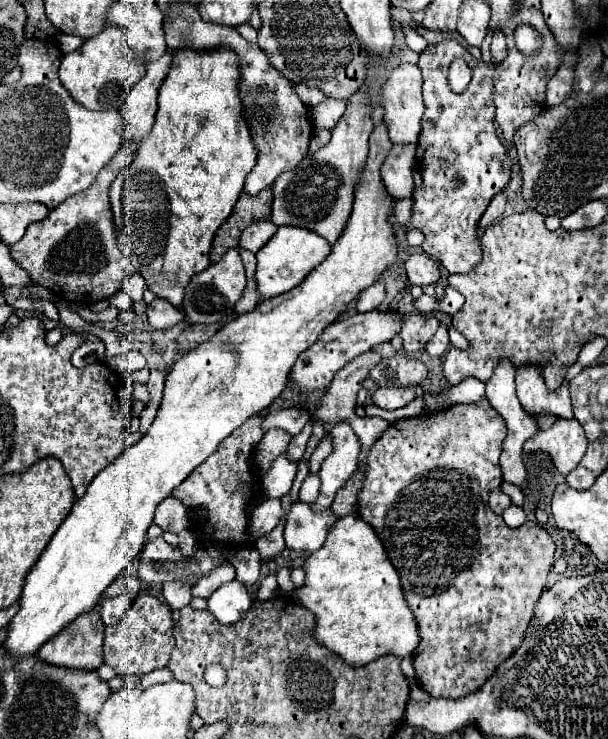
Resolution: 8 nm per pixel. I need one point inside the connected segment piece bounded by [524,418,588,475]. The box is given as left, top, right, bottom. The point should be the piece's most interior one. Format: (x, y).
(566, 440)

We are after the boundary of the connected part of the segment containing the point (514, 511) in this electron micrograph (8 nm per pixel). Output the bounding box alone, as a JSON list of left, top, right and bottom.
[502,504,526,528]

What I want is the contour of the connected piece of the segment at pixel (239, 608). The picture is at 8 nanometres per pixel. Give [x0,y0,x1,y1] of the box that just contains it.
[208,580,252,624]

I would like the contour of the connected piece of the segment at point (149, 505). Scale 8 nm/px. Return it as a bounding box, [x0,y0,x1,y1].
[2,122,398,656]

